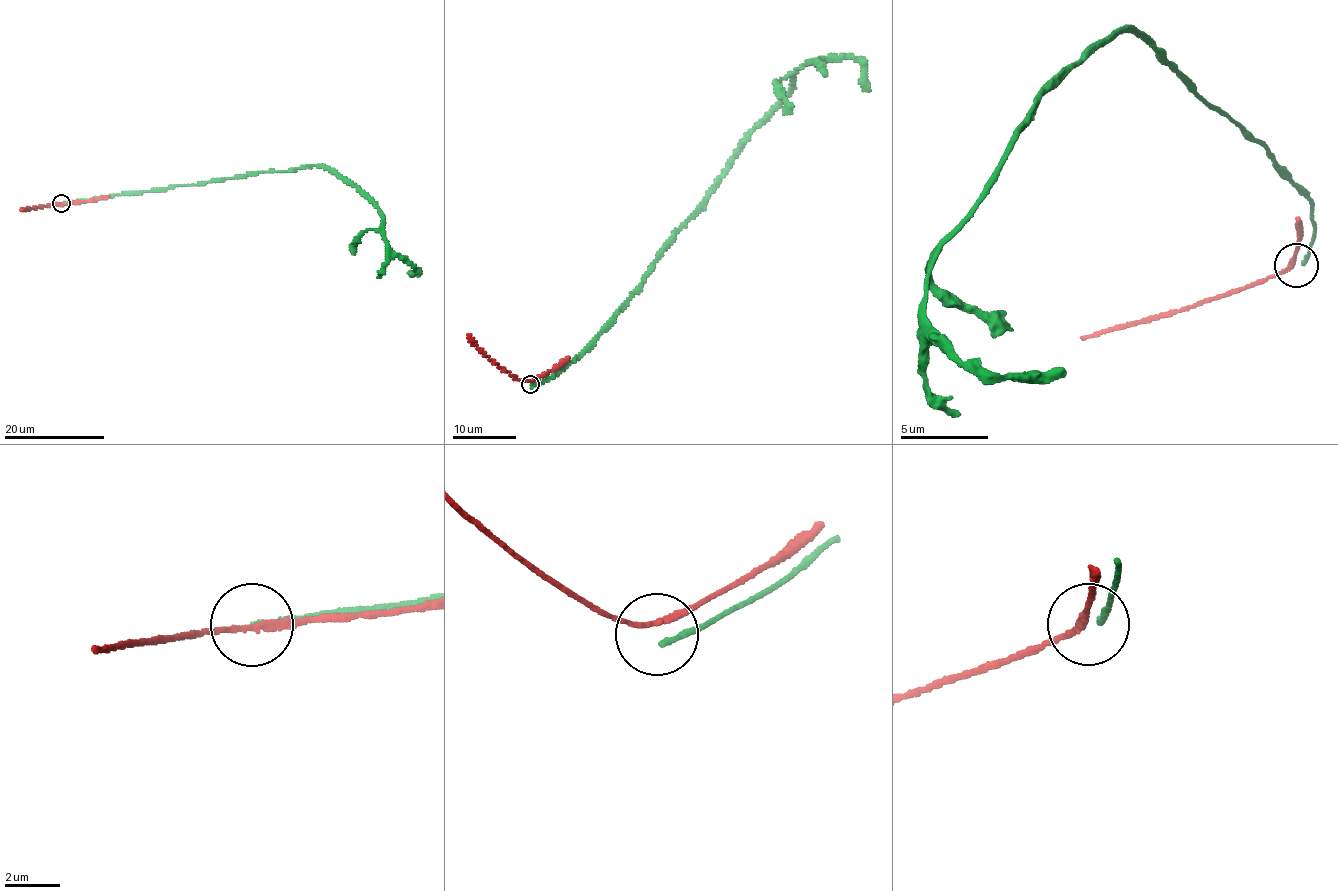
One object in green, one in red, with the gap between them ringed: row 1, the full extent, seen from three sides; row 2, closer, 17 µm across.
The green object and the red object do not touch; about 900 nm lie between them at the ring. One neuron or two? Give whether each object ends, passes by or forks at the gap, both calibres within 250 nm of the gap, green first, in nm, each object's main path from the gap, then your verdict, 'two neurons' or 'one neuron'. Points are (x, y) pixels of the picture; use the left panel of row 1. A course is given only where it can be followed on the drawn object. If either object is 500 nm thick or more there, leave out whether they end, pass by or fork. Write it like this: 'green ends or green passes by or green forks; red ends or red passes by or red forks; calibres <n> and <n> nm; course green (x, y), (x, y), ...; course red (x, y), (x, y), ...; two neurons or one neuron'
green ends; red passes by; calibres 190 and 180 nm; course green (62, 203), (319, 165), (346, 178), (374, 204), (385, 242), (415, 267), (417, 273), (412, 273); course red (62, 204), (22, 209); two neurons

